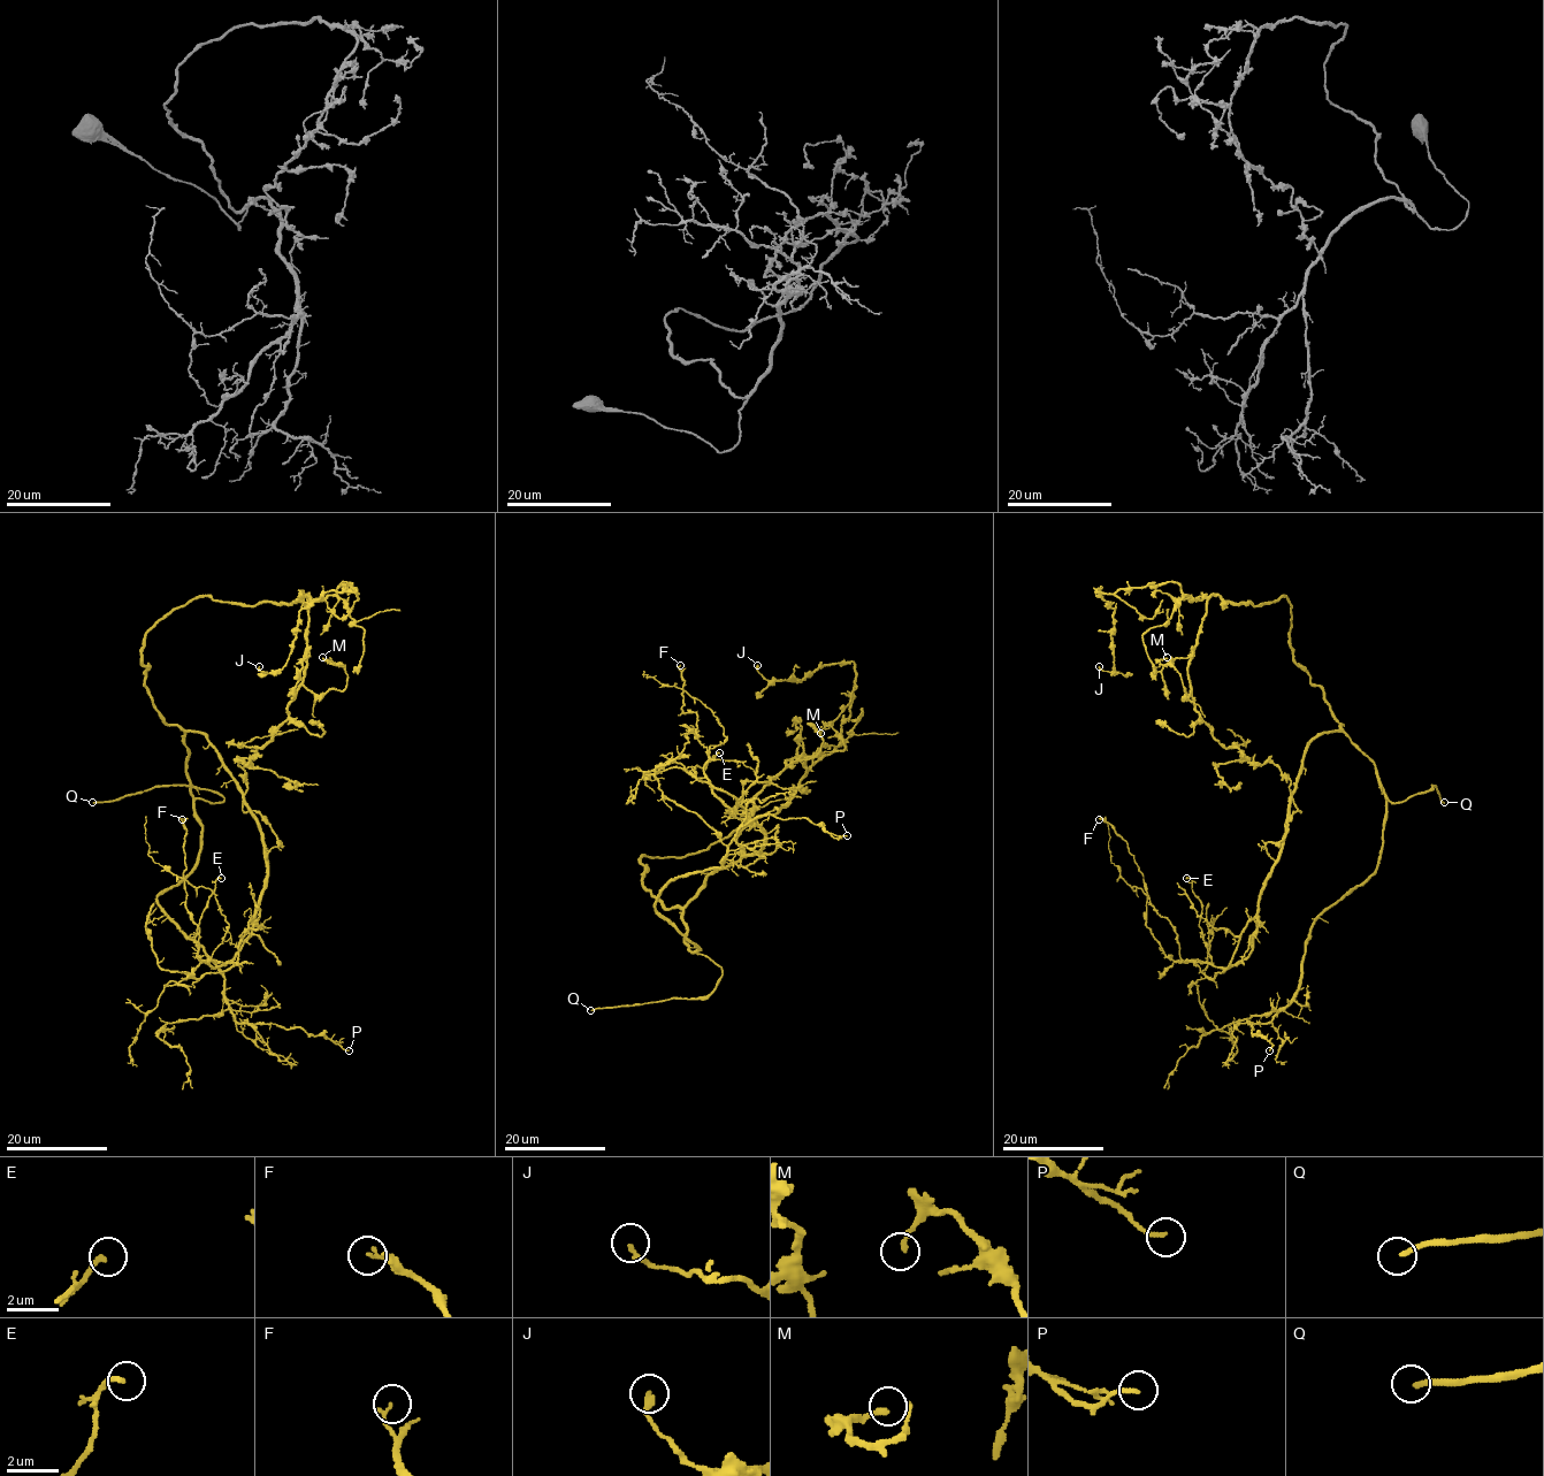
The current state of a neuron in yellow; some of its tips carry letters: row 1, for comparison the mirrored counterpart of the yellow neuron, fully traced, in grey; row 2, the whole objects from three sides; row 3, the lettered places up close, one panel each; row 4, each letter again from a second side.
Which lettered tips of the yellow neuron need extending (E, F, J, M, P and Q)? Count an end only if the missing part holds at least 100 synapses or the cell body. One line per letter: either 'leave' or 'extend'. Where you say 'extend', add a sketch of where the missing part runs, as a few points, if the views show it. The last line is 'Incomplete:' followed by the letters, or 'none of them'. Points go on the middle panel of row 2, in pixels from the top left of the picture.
E: leave
F: leave
J: leave
M: leave
P: leave
Q: extend
Incomplete: Q

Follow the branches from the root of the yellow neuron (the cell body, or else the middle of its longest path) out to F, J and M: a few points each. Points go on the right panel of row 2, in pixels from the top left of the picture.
F: (1331, 710), (1342, 728), (1305, 749), (1253, 950), (1229, 968), (1164, 954), (1146, 925), (1143, 873), (1099, 819)
J: (1331, 710), (1294, 659), (1285, 596), (1192, 599), (1171, 581), (1098, 590), (1114, 609), (1114, 672), (1099, 666)
M: (1331, 710), (1342, 728), (1305, 749), (1292, 794), (1277, 765), (1213, 735), (1167, 657)

